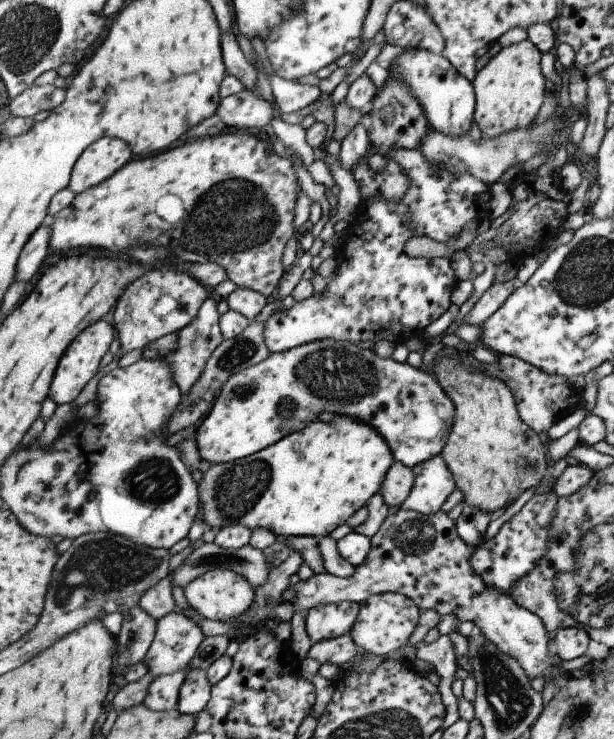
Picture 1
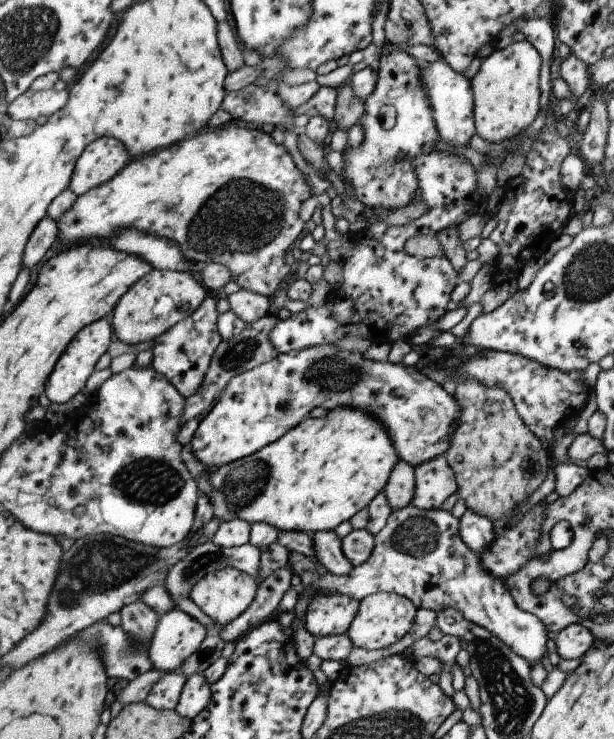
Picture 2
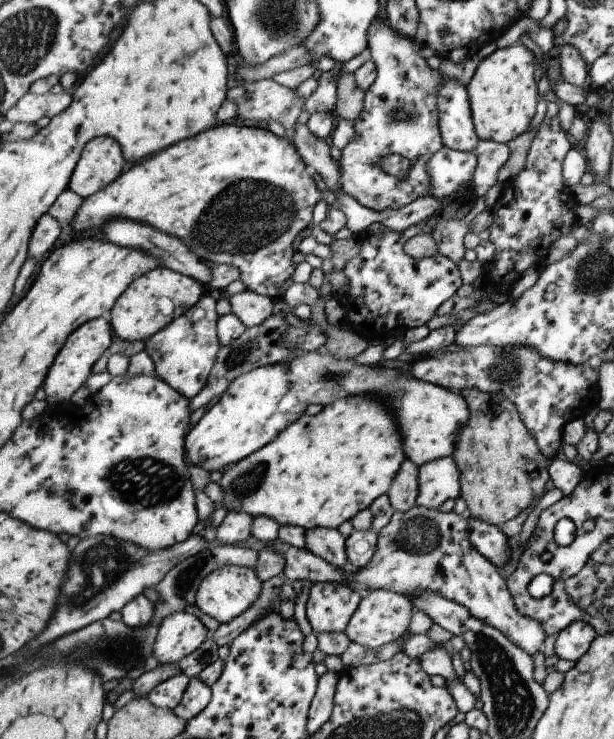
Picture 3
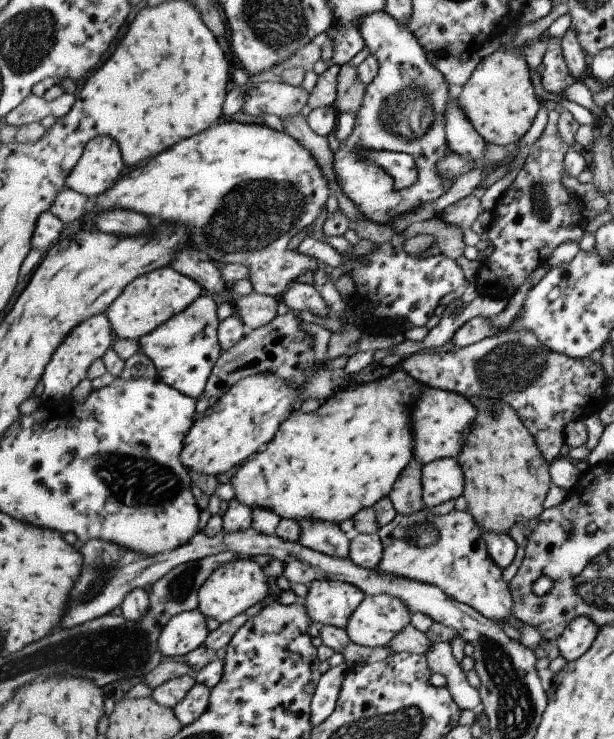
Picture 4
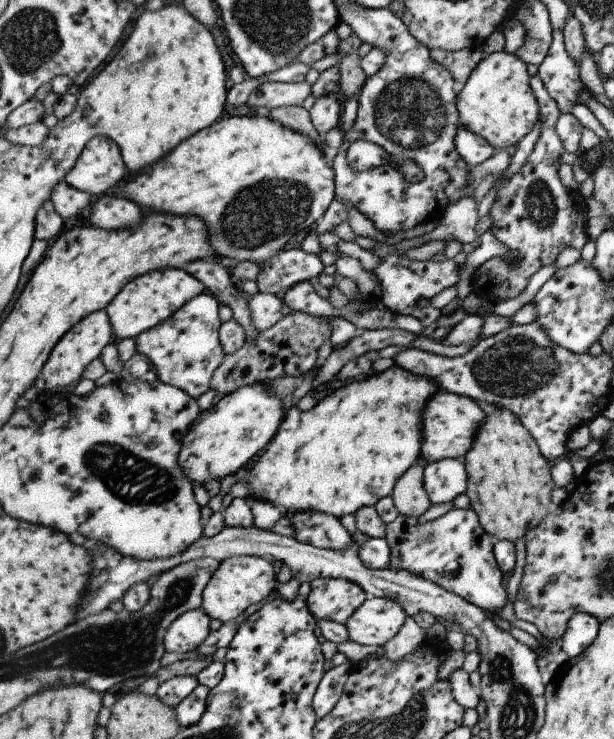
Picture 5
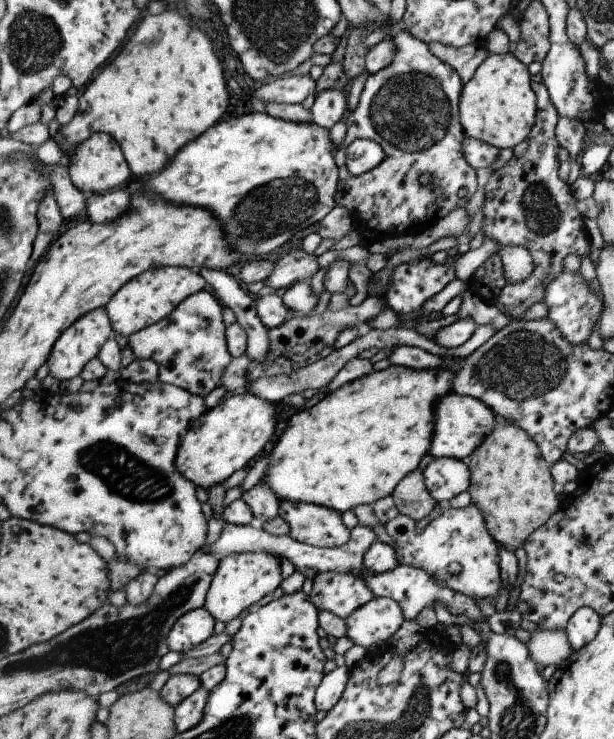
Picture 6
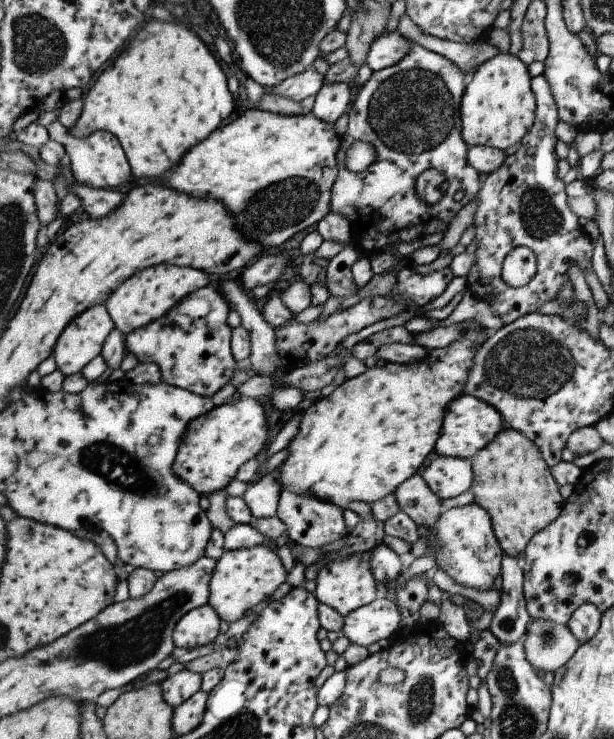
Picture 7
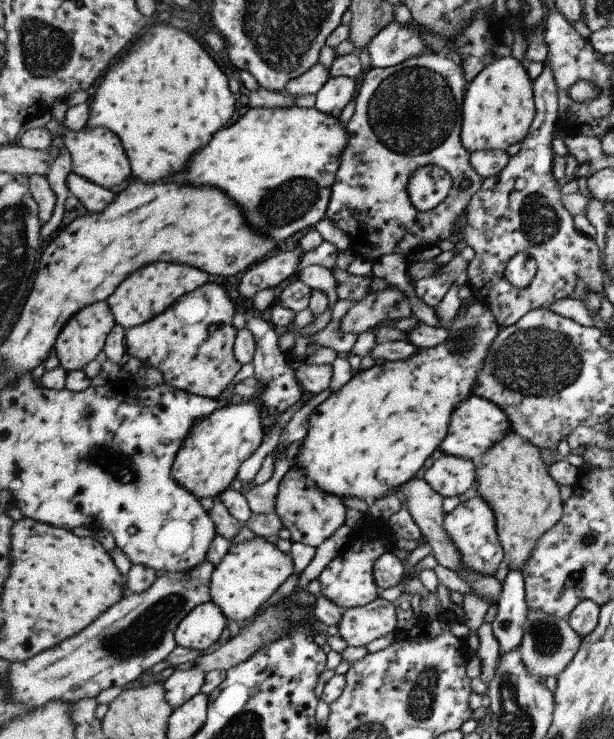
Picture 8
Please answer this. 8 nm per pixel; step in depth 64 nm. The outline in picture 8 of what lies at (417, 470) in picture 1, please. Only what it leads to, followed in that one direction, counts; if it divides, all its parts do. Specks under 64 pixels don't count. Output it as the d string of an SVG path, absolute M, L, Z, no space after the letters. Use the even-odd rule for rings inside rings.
M443 455L425 471L424 479L444 497L465 494L476 480L477 463L455 455Z

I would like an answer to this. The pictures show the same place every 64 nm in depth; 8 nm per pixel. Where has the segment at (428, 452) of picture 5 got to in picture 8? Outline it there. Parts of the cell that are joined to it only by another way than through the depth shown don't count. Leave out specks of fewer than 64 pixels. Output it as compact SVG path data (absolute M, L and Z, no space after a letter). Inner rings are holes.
M473 394L453 413L449 434L441 443L440 451L444 455L455 455L477 461L512 432L514 430L509 415L504 409L492 400Z

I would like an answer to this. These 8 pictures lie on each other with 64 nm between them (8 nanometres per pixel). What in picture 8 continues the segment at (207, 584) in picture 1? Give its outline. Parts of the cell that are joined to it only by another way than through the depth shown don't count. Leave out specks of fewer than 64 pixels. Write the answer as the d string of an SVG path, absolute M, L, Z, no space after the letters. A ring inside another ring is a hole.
M256 535L252 539L235 543L225 548L224 559L216 566L212 574L212 600L215 601L231 619L231 623L245 623L257 610L279 590L279 586L294 574L294 558L283 552L275 543L275 539L267 539Z

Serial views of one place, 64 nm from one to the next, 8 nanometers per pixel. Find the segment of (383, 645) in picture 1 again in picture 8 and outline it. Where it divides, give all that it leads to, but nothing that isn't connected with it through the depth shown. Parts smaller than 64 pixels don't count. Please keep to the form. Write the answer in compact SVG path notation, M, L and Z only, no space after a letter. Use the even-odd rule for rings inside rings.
M377 597L368 605L347 609L338 630L349 647L365 647L389 632L396 632L399 624L394 601Z

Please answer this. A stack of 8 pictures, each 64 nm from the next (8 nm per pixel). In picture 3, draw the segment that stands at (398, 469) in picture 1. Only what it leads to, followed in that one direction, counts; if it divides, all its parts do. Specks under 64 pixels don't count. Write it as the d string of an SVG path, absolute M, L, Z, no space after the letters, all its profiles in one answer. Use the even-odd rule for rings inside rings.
M406 459L392 488L389 488L389 499L396 511L407 512L417 506L419 498L419 466L413 460Z

